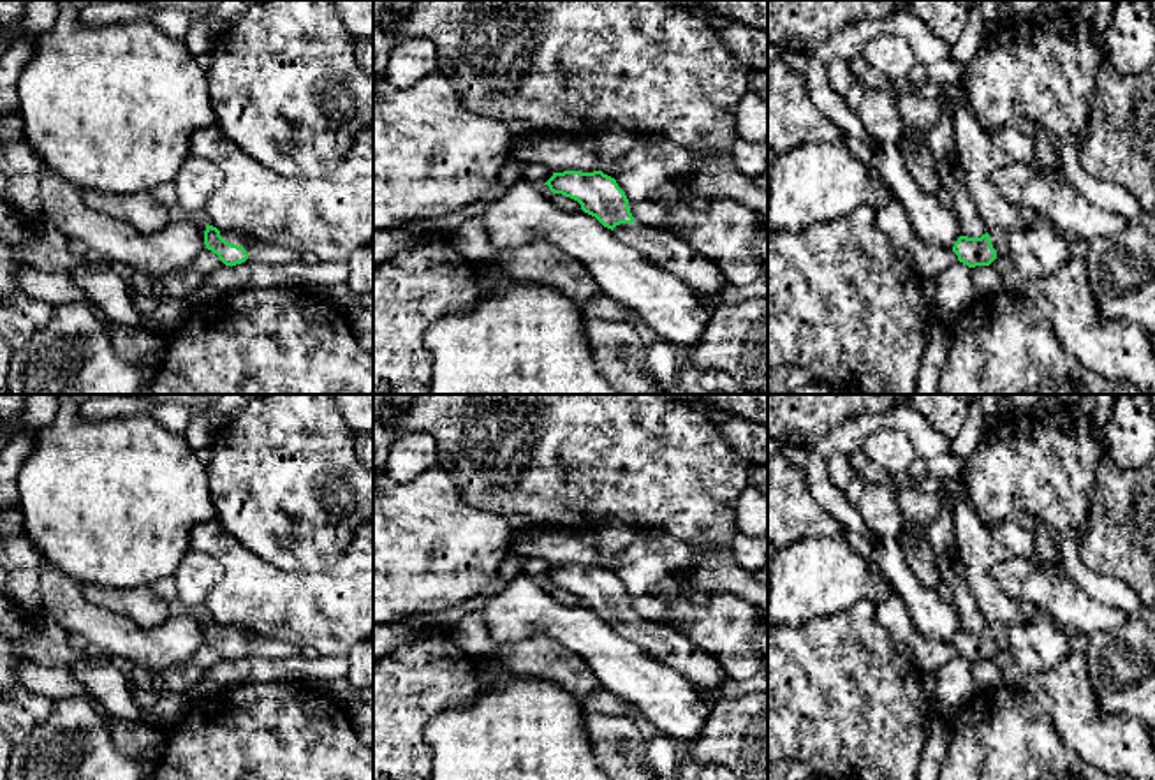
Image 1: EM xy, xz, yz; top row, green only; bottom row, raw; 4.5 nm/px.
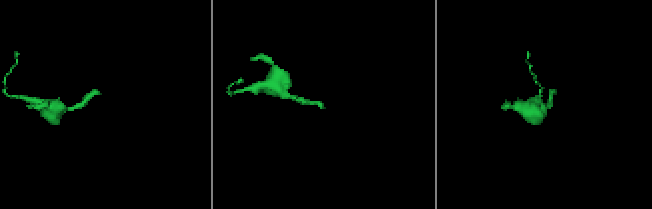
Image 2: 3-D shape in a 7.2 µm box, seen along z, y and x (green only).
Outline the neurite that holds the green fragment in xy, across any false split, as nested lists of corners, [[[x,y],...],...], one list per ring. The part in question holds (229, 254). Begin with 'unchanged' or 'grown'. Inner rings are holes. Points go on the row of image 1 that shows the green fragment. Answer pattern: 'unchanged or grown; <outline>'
grown; [[[206,225],[204,231],[206,248],[217,254],[225,266],[236,266],[248,259],[245,250],[248,238],[252,238],[248,232],[236,229],[218,231],[213,225]]]

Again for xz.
grown; [[[602,171],[553,173],[544,183],[581,204],[581,210],[611,229],[622,243],[643,252],[658,268],[676,275],[697,296],[720,296],[729,291],[718,264],[697,254],[687,241],[667,229],[634,220],[629,199],[616,180]]]

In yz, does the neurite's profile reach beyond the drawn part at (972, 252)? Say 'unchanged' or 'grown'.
grown

